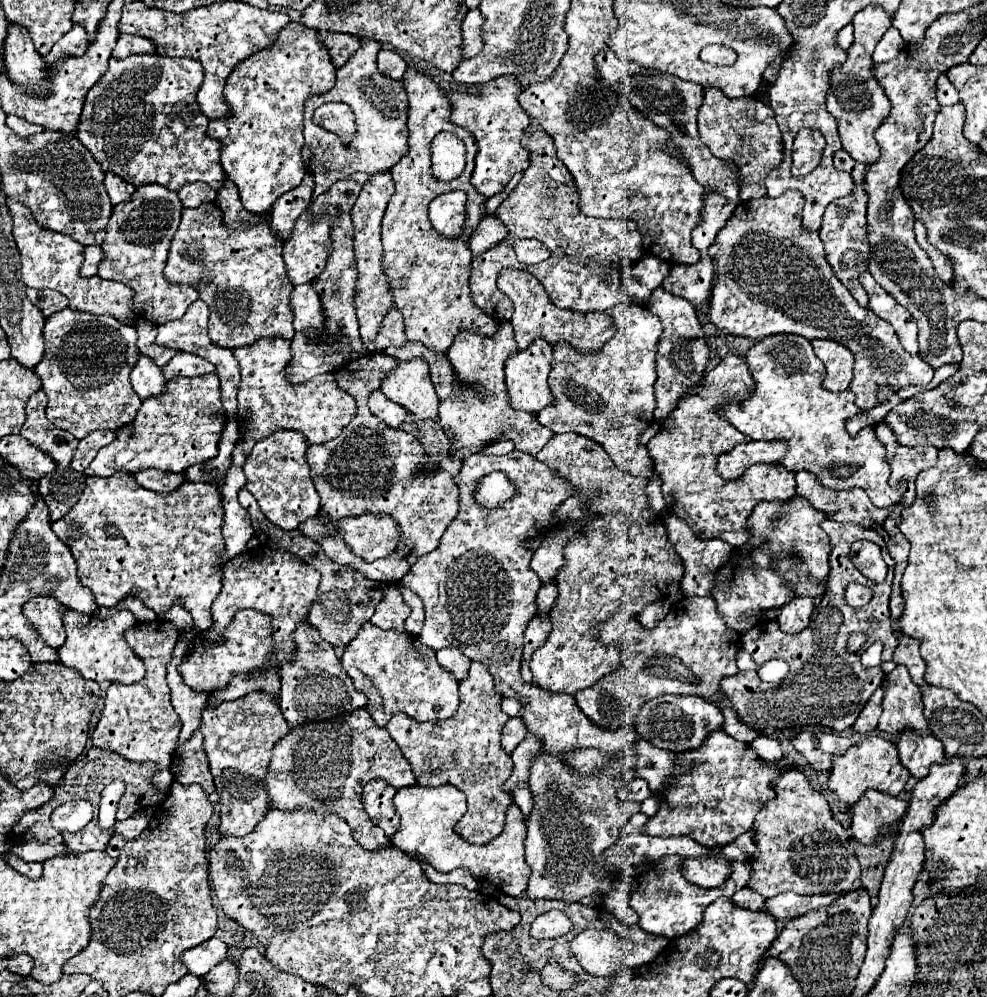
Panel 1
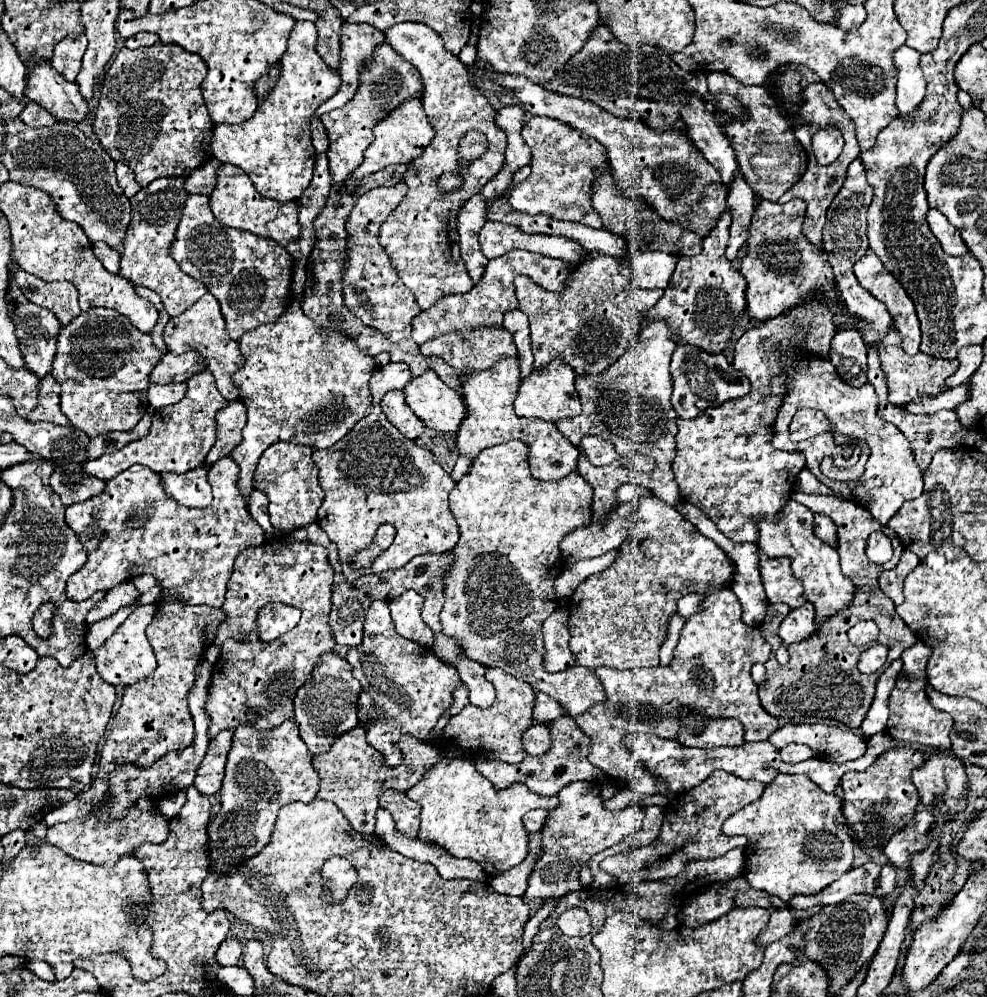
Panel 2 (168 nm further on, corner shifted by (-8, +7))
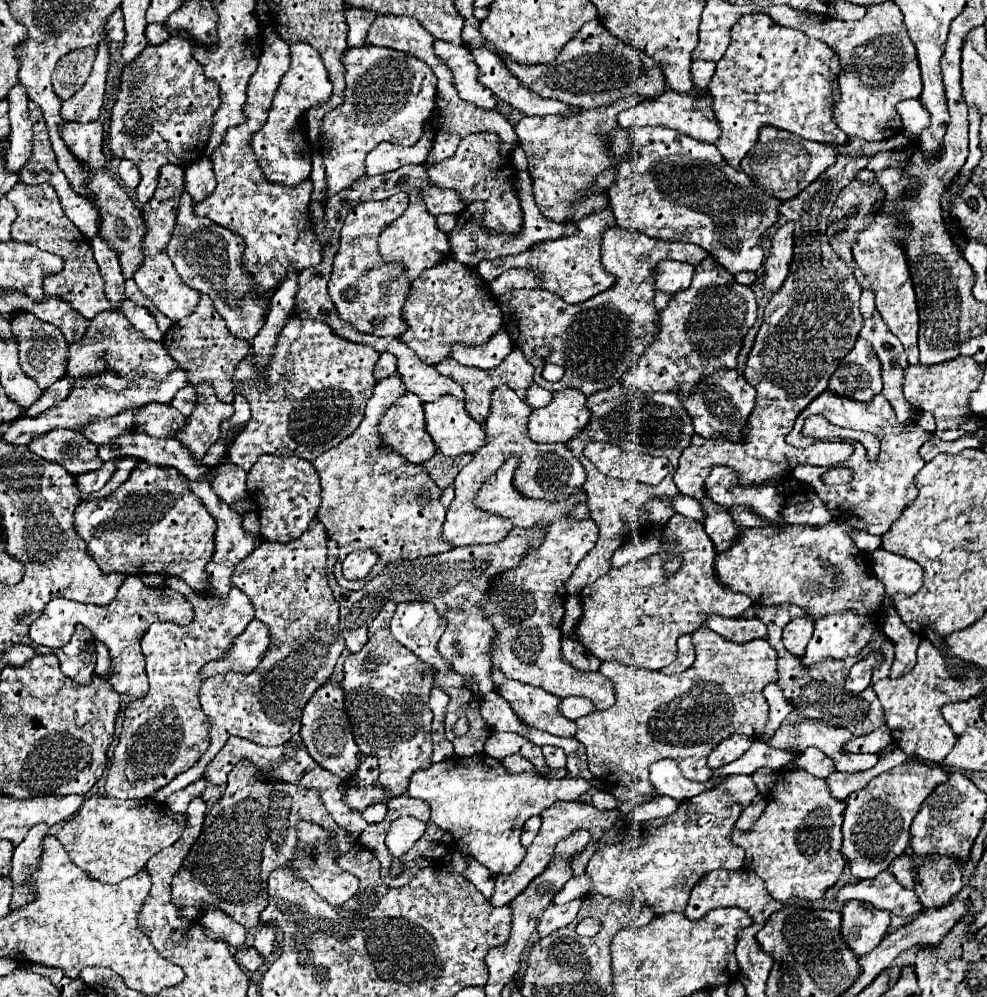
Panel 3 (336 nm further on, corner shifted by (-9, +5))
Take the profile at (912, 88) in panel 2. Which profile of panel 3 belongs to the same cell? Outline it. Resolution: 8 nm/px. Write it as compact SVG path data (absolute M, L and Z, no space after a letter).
M908 99L908 101L900 101L896 105L900 117L902 117L902 125L904 125L904 135L920 135L920 131L924 131L924 127L928 127L928 111L924 111L924 105L920 103L920 99Z

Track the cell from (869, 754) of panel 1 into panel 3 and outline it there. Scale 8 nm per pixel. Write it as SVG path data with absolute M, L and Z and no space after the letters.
M904 761L902 765L874 777L868 787L848 795L840 853L850 861L850 871L856 879L876 877L894 861L896 855L908 847L914 815L932 789L946 779L948 773L942 767L928 767L922 761Z

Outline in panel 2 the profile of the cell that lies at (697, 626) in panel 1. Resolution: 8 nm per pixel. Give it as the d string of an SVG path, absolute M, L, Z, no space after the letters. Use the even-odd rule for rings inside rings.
M723 589L719 593L711 593L703 603L703 613L687 619L679 637L679 645L675 647L675 659L671 667L628 671L602 666L595 670L595 675L601 679L607 691L607 701L603 705L591 707L581 717L575 717L579 729L593 741L589 761L595 767L599 767L617 783L627 785L637 795L661 795L671 801L675 793L671 793L657 775L651 775L645 769L645 763L621 743L625 735L641 731L653 733L661 739L675 739L683 727L683 707L709 719L731 717L741 721L745 727L745 741L767 741L767 737L775 733L779 727L777 719L761 707L757 685L751 679L751 667L769 659L771 645L763 639L759 629L743 625L741 613L741 603L733 591ZM631 689L639 691L633 693L633 697L623 697L623 693L629 693Z

